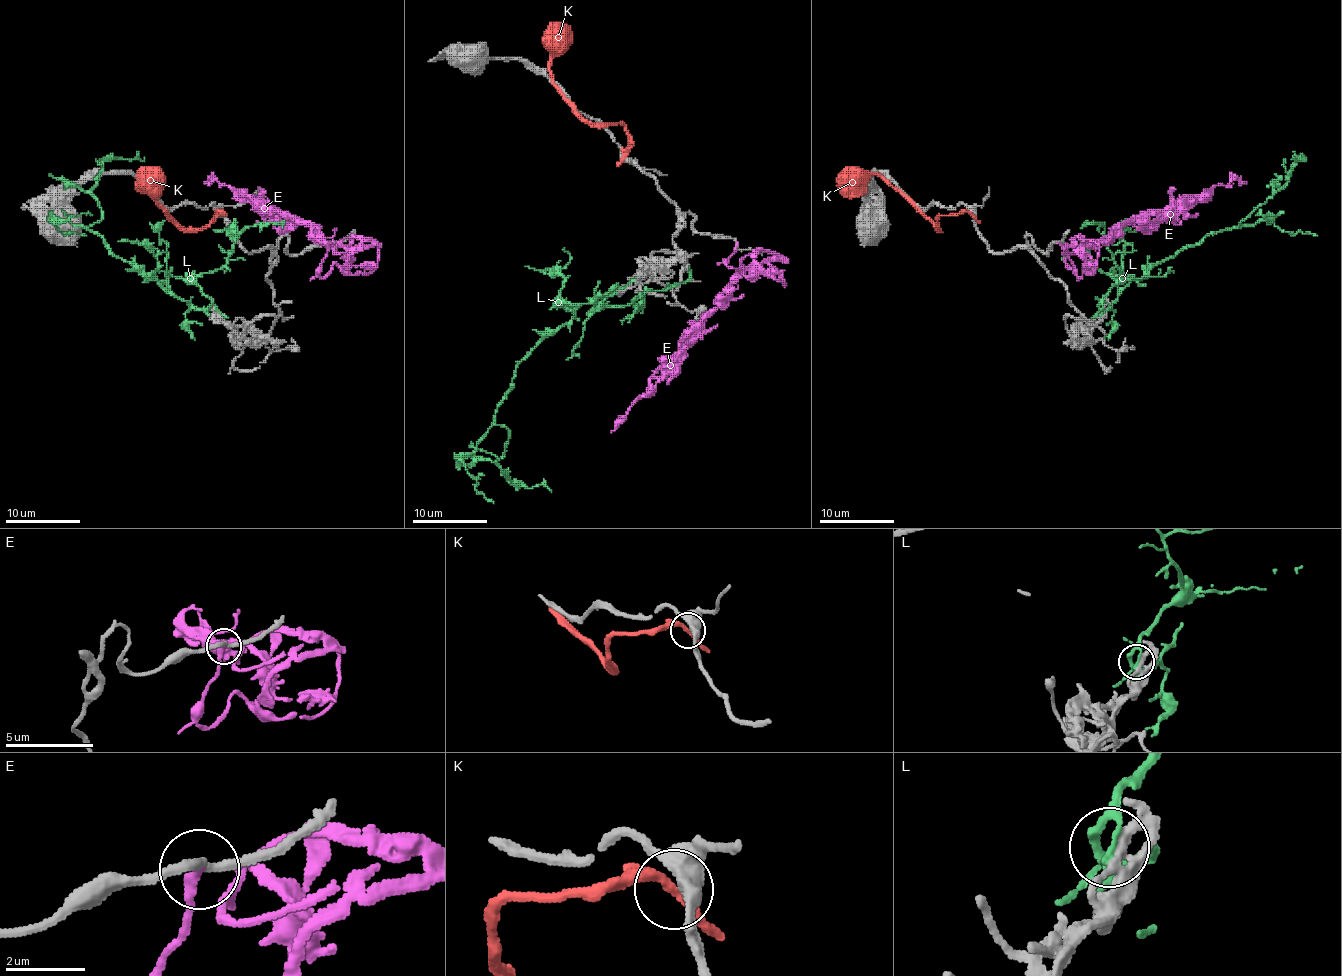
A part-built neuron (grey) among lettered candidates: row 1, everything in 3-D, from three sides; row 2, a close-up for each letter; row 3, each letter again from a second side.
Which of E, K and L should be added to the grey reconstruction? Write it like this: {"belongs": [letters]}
{"belongs": ["E"]}

